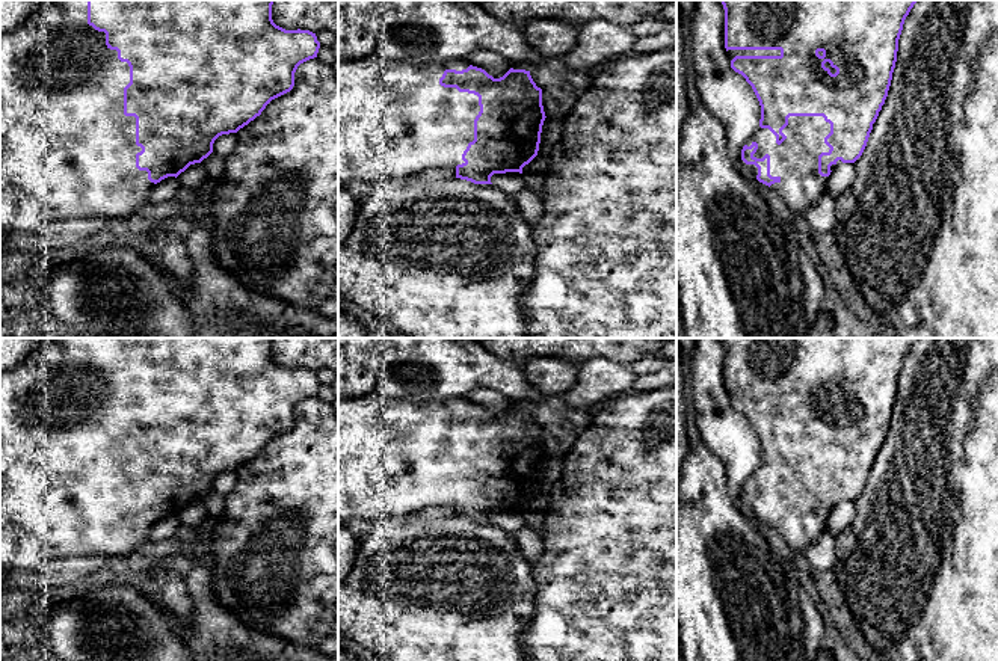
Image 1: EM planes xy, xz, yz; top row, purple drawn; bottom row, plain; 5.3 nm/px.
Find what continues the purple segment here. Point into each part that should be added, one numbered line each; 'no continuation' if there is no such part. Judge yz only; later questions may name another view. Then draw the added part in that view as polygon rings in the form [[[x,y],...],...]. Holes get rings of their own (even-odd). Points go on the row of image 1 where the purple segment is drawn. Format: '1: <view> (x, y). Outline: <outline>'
1: yz (796, 160). Outline: [[[790,116],[782,133],[787,139],[778,145],[776,136],[759,127],[746,145],[758,143],[756,158],[770,155],[770,175],[781,178],[770,187],[794,216],[805,214],[827,193],[829,177],[818,174],[818,155],[830,149],[824,143],[830,124],[823,116]]]

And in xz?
1: xz (394, 119). Outline: [[[377,53],[338,62],[338,183],[409,178],[426,169],[456,169],[465,163],[462,154],[474,140],[479,97],[444,88],[439,78],[445,69],[468,66],[465,59],[412,65]]]

